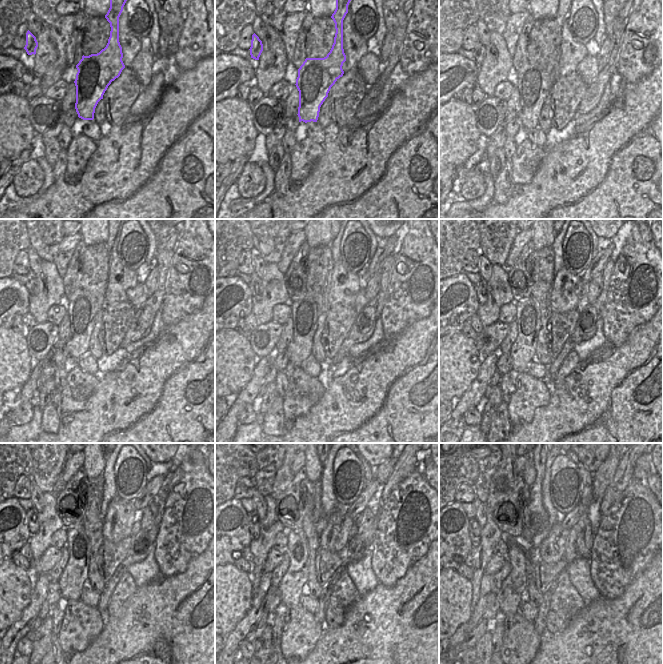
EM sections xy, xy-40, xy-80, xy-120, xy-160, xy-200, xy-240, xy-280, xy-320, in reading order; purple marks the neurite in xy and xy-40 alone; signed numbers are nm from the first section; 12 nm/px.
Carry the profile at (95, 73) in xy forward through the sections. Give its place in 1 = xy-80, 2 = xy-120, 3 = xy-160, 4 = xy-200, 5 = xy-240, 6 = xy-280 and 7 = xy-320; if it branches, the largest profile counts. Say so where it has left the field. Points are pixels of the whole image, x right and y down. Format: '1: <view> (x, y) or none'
1: xy-80 (534, 84)
2: xy-120 (82, 310)
3: xy-160 (304, 314)
4: xy-200 (527, 318)
5: xy-240 (75, 573)
6: xy-280 (290, 586)
7: xy-320 (509, 597)

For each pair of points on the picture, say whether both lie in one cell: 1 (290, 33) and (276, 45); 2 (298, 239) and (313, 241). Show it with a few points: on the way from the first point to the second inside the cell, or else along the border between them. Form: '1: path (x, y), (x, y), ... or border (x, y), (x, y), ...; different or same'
1: border (278, 31), (288, 62); different
2: border (303, 230), (306, 240); different

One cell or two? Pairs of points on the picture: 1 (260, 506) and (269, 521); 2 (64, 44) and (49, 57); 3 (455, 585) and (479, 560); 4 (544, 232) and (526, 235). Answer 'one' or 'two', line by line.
1: two
2: two
3: two
4: two

